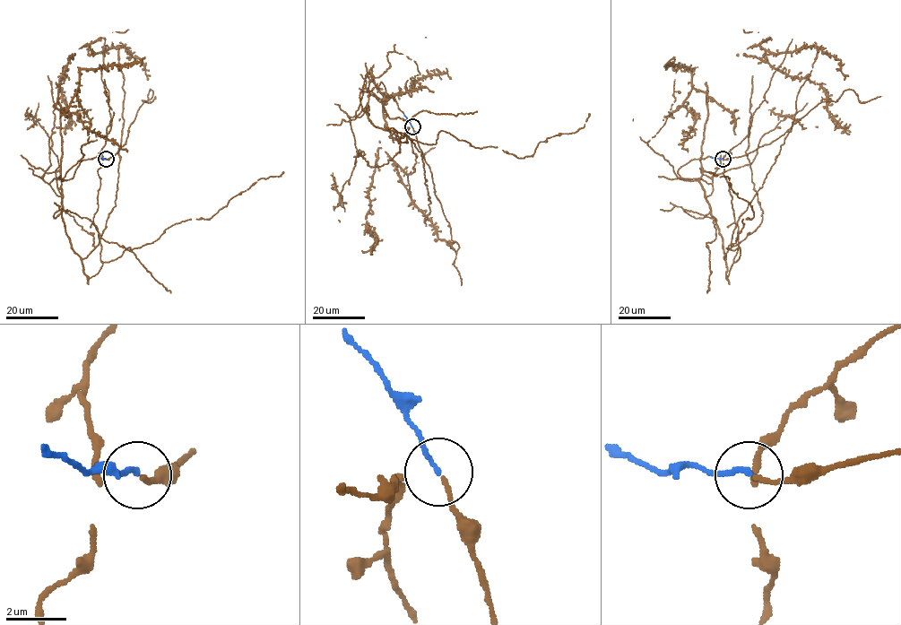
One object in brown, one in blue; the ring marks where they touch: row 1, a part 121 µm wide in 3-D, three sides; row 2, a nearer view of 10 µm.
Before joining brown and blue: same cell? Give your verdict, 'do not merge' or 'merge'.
merge

